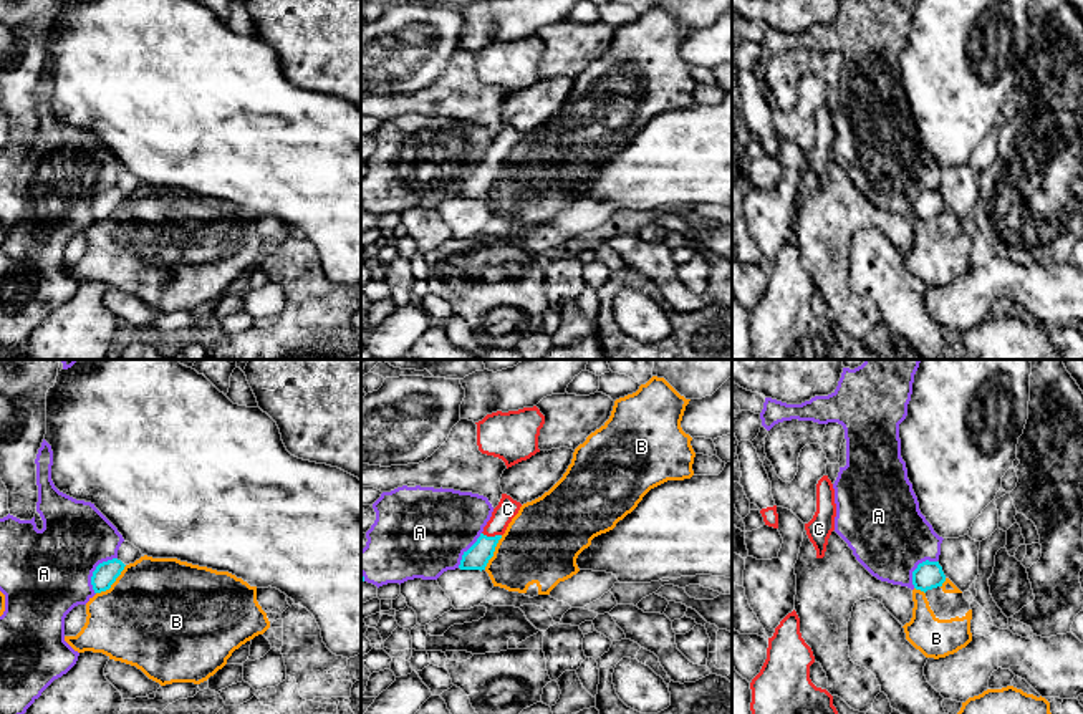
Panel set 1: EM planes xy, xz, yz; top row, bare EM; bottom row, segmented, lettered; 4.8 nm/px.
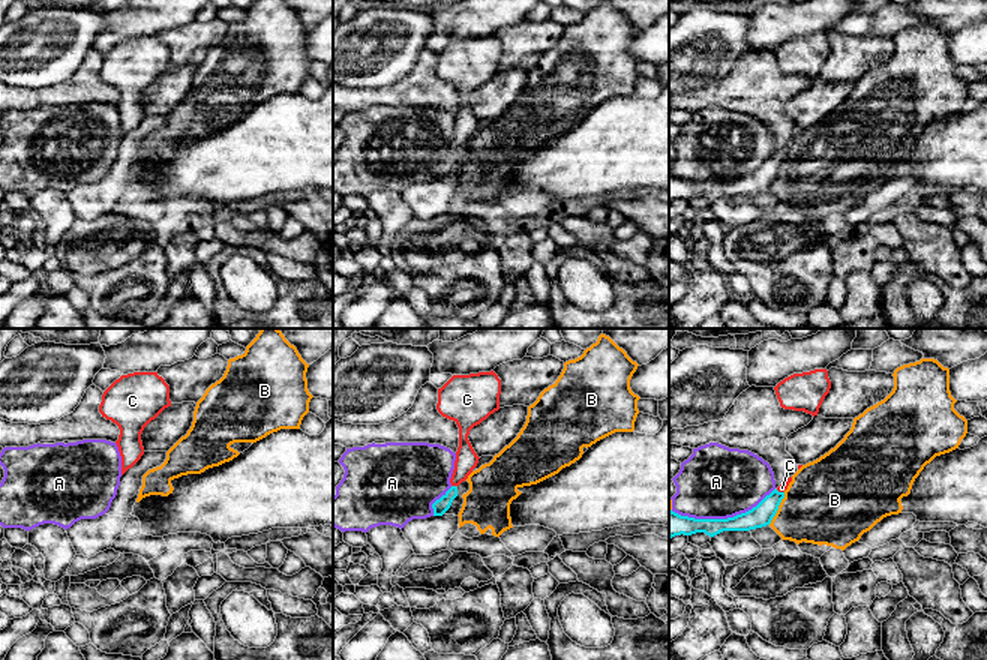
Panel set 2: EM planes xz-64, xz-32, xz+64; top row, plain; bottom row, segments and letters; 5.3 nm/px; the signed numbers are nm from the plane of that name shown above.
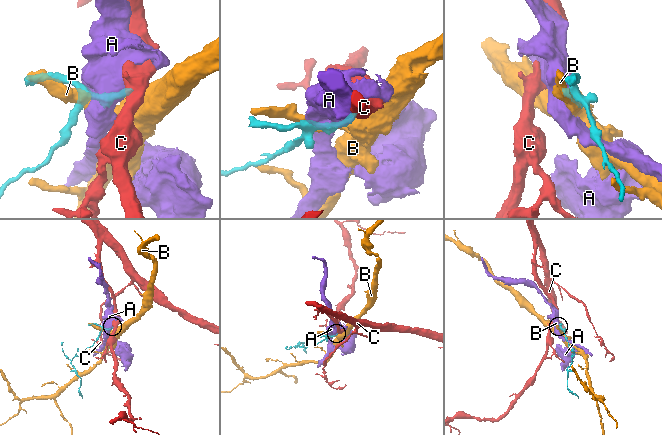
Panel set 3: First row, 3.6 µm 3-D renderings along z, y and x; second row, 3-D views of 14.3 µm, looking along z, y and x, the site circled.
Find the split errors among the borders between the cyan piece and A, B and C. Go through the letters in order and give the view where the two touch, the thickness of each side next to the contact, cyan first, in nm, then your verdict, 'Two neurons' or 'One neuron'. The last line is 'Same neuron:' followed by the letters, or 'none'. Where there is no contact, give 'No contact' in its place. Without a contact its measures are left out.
A: Touches cyan in xy. Thickness 110 nm (cyan) against 440 nm. Two neurons
B: Touches cyan in xy. Thickness 110 nm (cyan) against 500 nm. Two neurons
C: Touches cyan in xz. Thickness 120 nm (cyan) against 100 nm. One neuron
Same neuron: C

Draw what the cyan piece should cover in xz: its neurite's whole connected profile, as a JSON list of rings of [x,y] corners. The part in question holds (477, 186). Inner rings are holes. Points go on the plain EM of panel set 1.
[[[502,123],[498,134],[493,137],[490,149],[477,171],[462,184],[460,199],[485,199],[489,189],[493,186],[495,176],[505,162],[512,147],[518,142],[522,133],[510,124]]]

